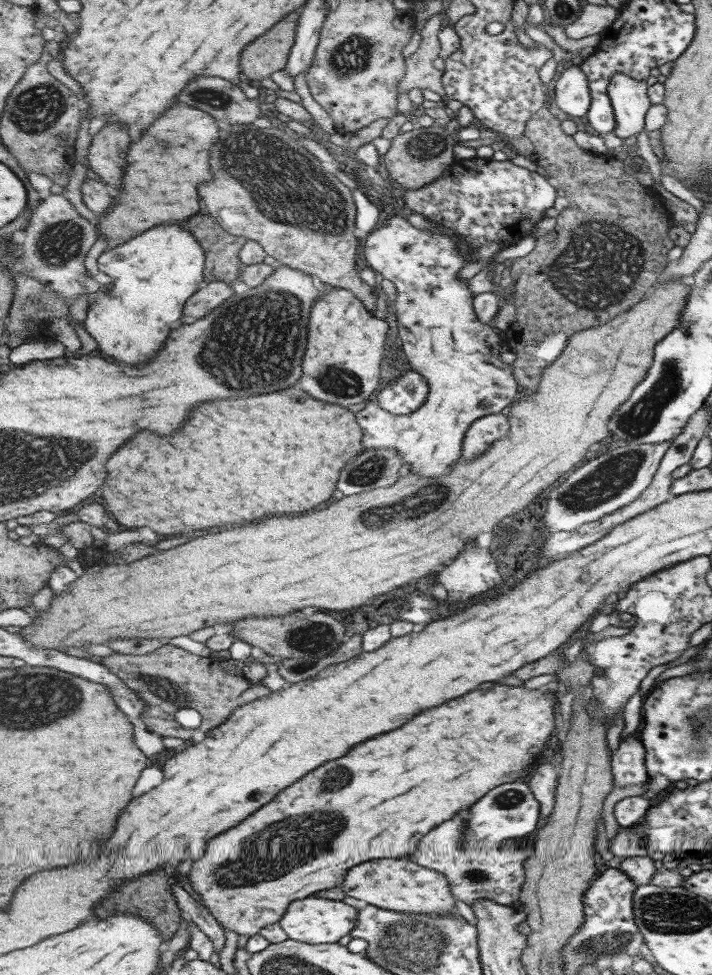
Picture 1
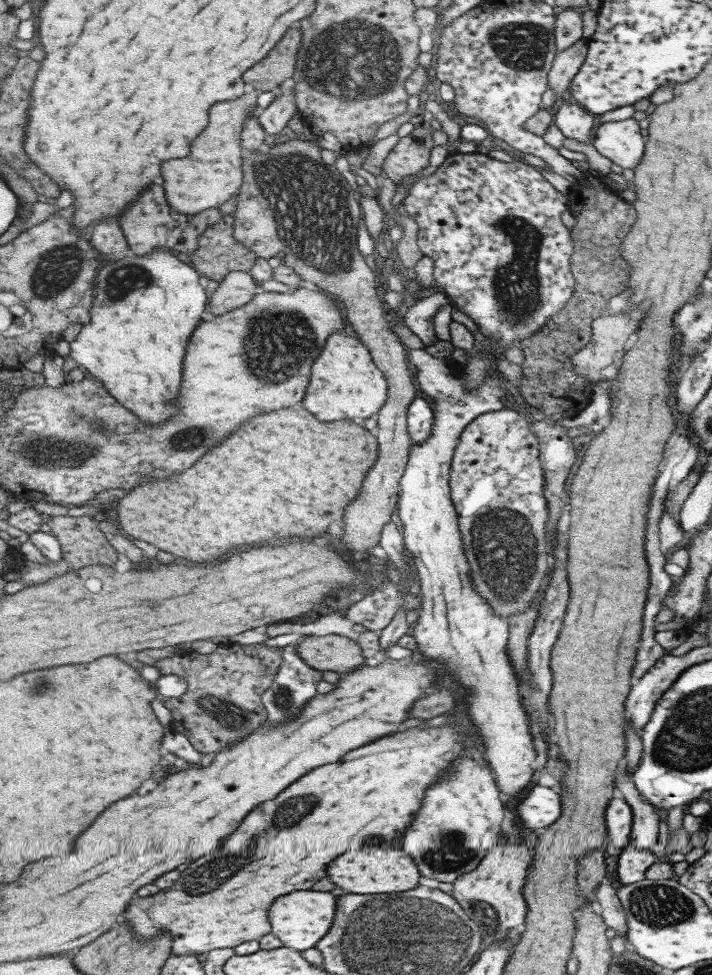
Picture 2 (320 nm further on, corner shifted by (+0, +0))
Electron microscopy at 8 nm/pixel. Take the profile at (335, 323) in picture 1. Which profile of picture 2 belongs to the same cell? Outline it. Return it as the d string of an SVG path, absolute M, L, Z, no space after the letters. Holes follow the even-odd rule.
M342 331L328 338L326 348L323 349L323 358L315 362L311 386L303 404L323 422L347 419L355 421L355 418L367 420L377 415L386 405L388 392L388 380L374 361L370 347L361 338L357 340Z

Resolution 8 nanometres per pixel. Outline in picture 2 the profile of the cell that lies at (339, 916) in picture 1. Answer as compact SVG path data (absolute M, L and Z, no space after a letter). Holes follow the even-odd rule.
M315 889L298 890L291 894L286 894L270 908L270 921L272 933L278 936L285 947L289 947L299 952L316 948L322 938L332 929L338 909L338 898L329 892L319 892Z

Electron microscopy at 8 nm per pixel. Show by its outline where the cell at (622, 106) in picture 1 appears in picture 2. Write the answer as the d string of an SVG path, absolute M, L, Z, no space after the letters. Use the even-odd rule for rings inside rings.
M629 117L625 120L608 121L599 125L595 133L593 148L601 156L621 167L634 169L643 157L644 143L639 133L637 121Z

